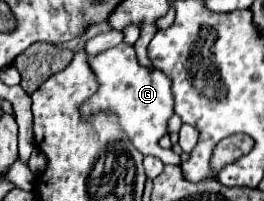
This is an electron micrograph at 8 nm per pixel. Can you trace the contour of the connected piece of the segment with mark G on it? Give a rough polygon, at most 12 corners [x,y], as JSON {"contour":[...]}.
{"contour":[[119,44],[89,66],[99,88],[81,120],[115,116],[141,154],[157,144],[173,116],[171,78]]}

